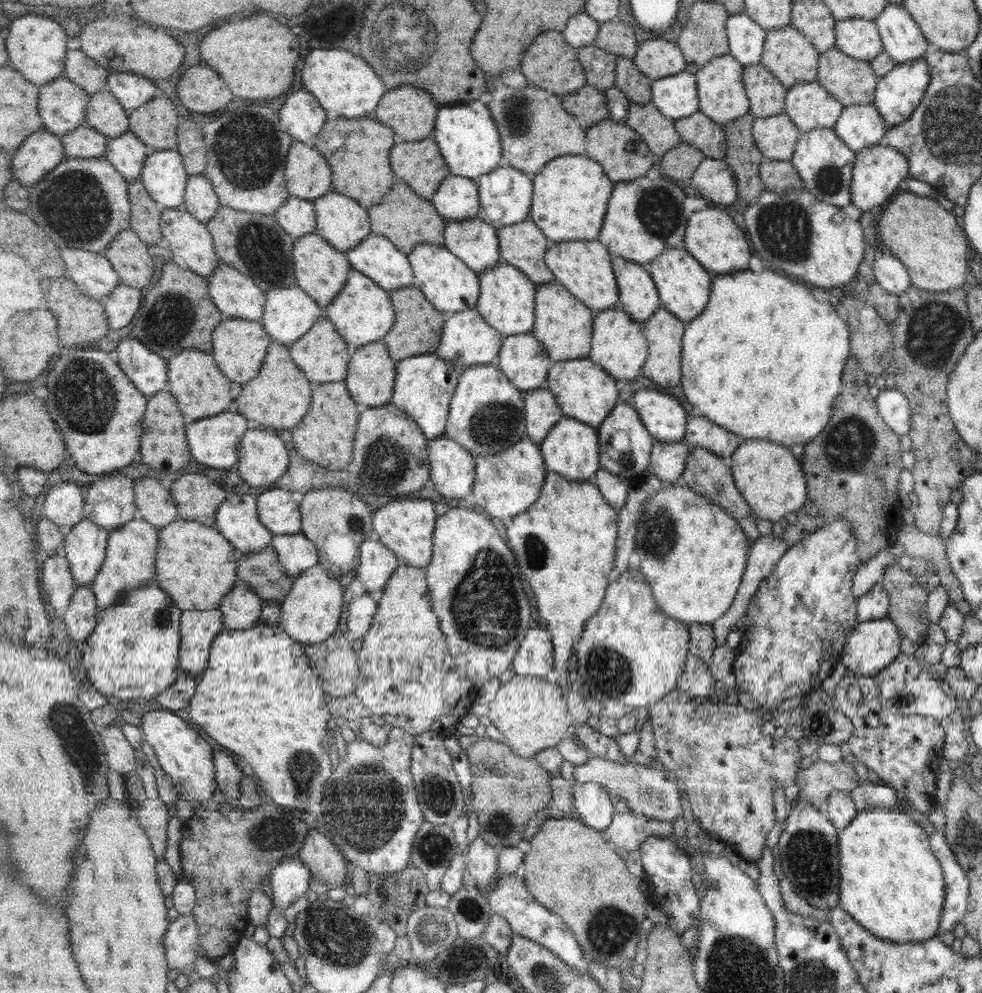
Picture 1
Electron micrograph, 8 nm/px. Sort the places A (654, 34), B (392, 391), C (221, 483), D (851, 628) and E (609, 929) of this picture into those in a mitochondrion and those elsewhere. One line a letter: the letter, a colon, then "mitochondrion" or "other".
A: other
B: other
C: other
D: other
E: mitochondrion

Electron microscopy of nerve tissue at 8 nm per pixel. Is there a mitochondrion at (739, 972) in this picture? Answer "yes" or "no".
yes

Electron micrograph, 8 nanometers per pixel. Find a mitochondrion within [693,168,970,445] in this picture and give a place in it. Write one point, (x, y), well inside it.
(783, 228)

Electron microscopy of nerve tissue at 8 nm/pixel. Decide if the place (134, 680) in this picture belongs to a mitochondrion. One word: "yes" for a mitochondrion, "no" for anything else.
no

